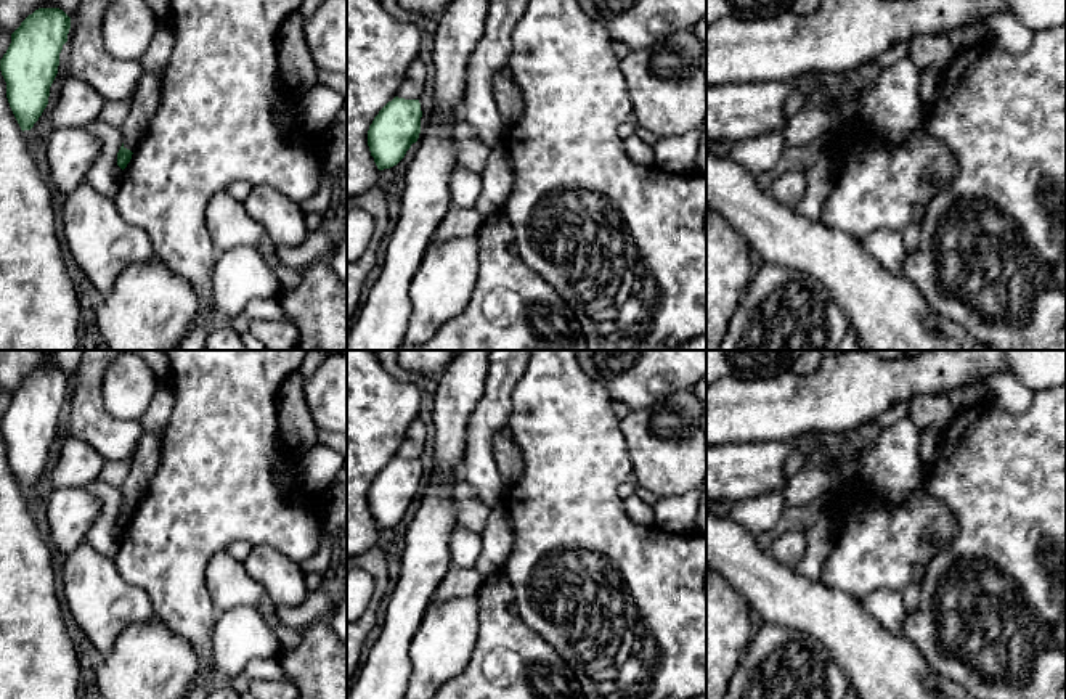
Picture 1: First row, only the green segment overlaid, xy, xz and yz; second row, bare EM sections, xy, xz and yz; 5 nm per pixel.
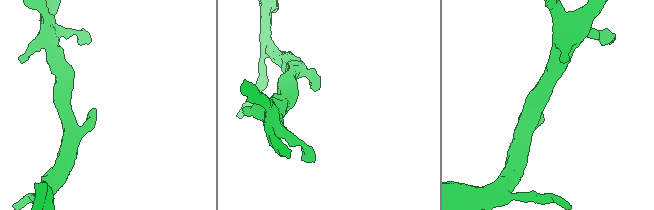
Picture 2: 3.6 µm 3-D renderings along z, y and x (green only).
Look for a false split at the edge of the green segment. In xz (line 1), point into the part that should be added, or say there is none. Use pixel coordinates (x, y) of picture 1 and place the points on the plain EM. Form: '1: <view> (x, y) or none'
1: none

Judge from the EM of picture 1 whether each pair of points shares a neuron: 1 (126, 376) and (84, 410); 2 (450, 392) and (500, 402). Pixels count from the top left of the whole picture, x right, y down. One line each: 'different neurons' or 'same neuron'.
1: different neurons
2: different neurons

